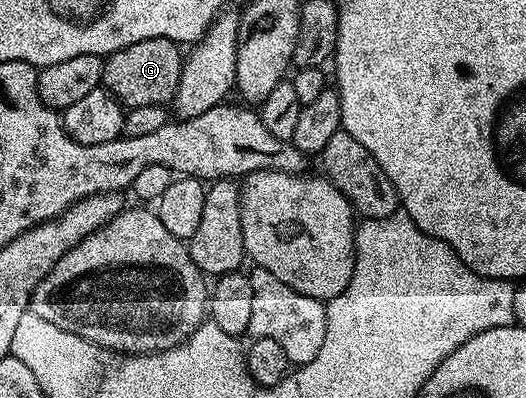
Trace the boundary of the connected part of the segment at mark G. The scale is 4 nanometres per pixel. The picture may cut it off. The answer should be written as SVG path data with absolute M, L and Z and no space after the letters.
M155 37L114 51L104 60L101 82L126 109L139 105L169 105L179 89L182 62L183 51L178 44Z

